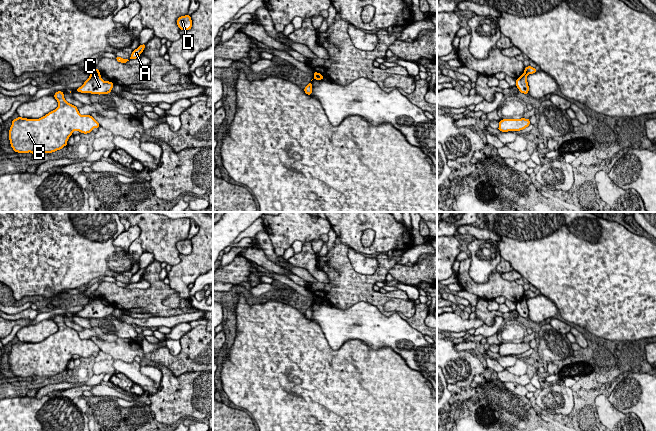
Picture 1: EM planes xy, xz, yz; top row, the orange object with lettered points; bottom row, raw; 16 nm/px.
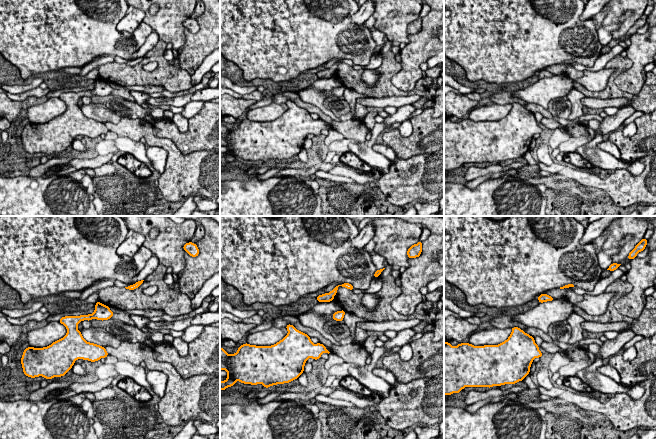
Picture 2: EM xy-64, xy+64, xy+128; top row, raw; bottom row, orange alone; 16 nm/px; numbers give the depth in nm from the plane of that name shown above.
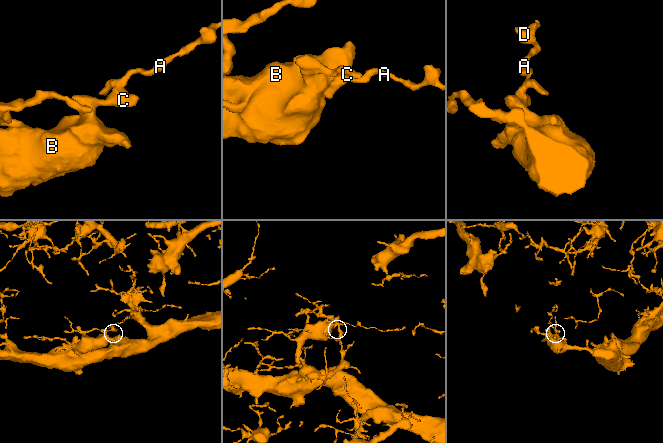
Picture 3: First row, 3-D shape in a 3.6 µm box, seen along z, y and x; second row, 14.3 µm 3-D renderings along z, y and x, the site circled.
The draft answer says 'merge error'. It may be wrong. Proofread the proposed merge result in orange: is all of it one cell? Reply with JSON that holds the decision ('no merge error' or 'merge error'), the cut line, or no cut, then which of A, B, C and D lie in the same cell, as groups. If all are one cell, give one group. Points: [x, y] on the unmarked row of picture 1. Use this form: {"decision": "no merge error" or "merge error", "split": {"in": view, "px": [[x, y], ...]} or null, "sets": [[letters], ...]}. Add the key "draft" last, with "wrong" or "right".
{"decision": "merge error", "split": {"in": "yz", "px": [[524, 296], [526, 299]]}, "sets": [["A", "D"], ["B", "C"]], "draft": "right"}

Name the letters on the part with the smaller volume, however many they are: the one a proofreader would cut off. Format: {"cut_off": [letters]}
{"cut_off": ["A", "D"]}

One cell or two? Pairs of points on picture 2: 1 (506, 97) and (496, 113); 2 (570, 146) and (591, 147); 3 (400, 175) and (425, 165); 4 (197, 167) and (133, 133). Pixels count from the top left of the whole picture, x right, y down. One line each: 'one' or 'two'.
1: two
2: two
3: one
4: one

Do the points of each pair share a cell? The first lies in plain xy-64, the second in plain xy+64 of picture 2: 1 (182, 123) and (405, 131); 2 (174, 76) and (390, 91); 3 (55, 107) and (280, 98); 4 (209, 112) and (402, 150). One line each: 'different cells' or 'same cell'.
1: same cell
2: same cell
3: different cells
4: same cell

